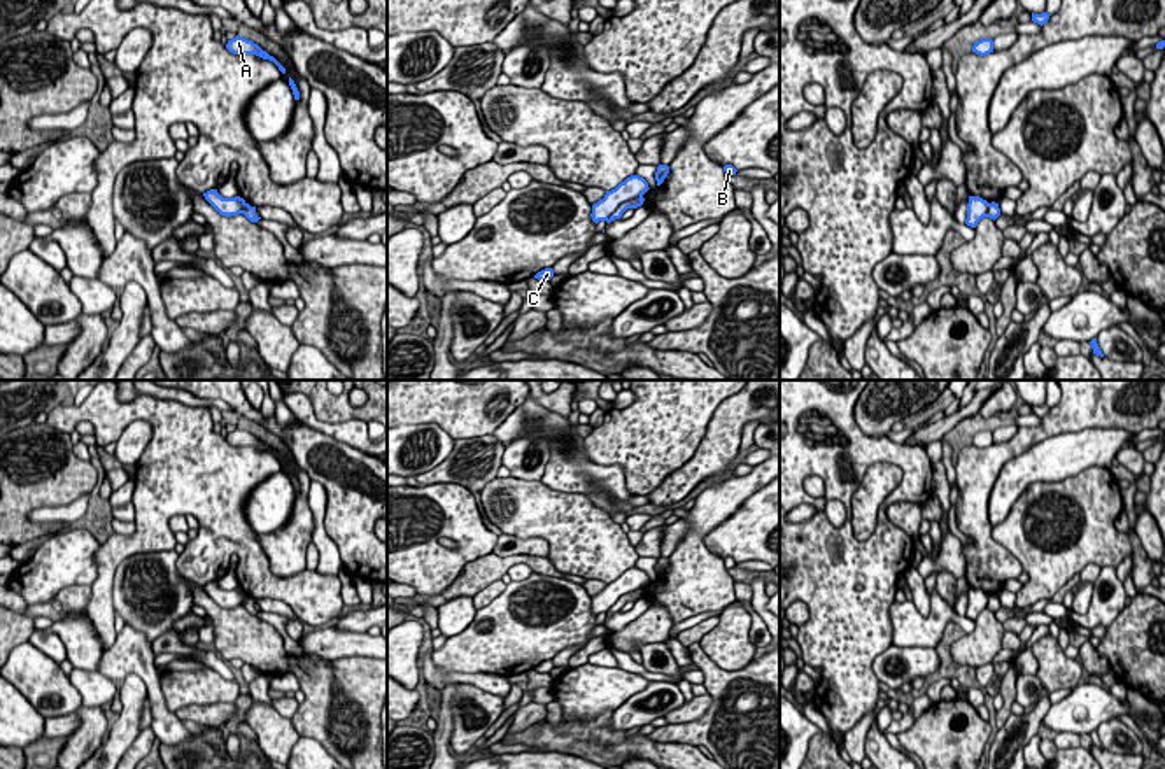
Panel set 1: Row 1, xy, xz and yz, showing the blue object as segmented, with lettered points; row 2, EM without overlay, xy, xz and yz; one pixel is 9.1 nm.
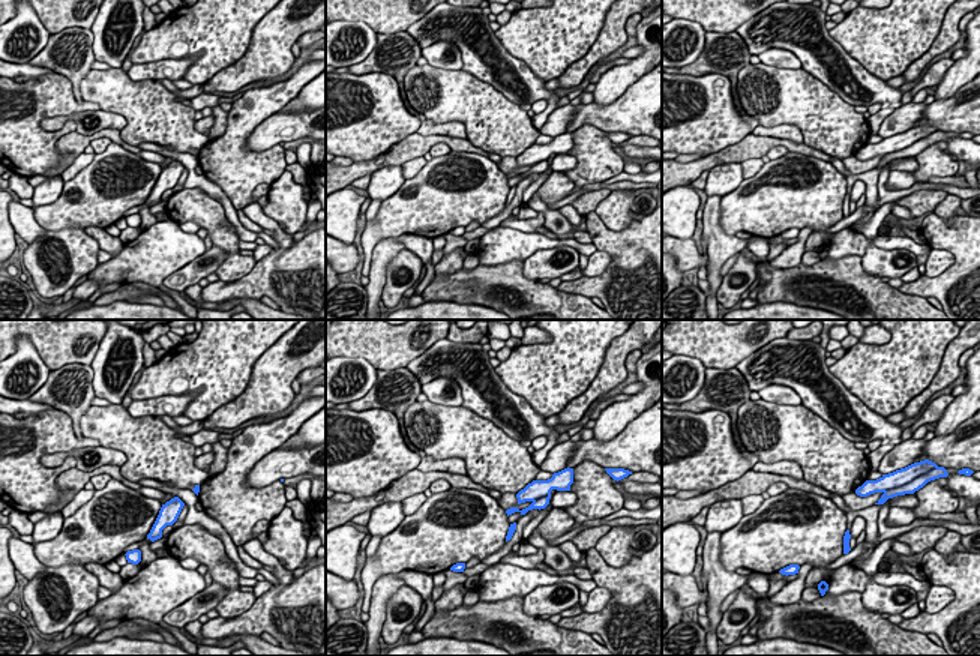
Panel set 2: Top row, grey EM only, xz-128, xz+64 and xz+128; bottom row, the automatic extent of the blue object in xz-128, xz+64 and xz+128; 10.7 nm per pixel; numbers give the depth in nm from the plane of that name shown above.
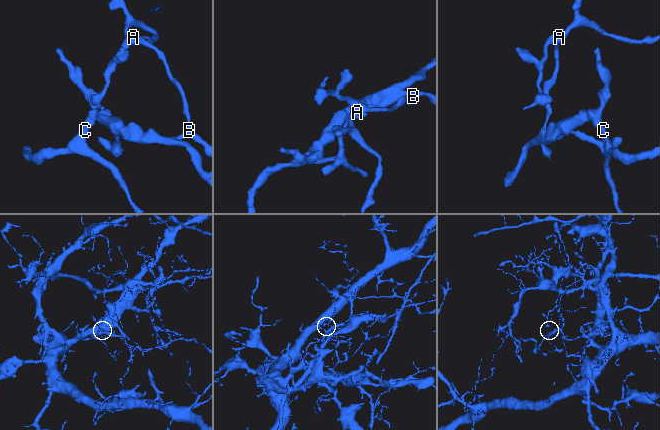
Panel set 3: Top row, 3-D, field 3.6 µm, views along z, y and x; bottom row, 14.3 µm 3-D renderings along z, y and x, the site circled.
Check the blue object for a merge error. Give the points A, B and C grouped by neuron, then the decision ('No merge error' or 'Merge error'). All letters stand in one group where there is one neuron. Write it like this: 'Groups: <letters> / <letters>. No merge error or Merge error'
Groups: A B / C. Merge error

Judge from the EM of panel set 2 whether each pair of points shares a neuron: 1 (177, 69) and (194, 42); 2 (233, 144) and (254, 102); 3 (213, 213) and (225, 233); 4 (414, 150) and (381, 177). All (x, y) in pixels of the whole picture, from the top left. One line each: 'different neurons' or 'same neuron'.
1: different neurons
2: same neuron
3: same neuron
4: different neurons

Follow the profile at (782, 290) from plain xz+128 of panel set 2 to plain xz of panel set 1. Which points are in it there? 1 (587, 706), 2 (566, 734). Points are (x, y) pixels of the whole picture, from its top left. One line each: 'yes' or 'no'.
1: no
2: yes

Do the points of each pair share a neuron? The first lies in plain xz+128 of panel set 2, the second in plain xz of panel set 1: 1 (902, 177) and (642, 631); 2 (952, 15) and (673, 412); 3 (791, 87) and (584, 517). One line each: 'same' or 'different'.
1: same
2: different
3: same

